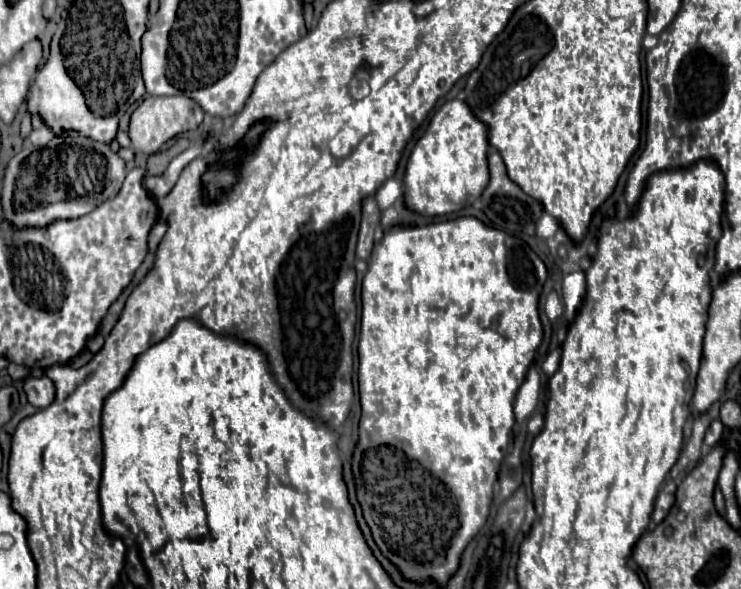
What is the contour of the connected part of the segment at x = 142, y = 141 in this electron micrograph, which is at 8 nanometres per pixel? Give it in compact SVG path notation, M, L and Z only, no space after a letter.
M149 95L131 115L129 137L131 137L133 151L153 155L175 135L197 129L203 123L203 117L205 117L205 111L199 107L199 103L195 103L193 99L187 99L185 95L179 95L179 97L151 97Z

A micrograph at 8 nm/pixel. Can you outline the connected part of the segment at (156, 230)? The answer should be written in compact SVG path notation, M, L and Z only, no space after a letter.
M157 223L157 225L151 229L151 233L149 233L149 249L151 249L151 251L157 249L159 241L161 241L163 235L165 235L165 231L167 231L167 225L163 225L163 223Z

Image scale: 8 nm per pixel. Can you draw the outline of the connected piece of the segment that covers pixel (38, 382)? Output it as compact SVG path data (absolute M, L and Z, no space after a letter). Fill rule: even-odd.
M29 375L25 381L25 393L33 407L45 409L55 401L55 383L49 377L35 379Z

